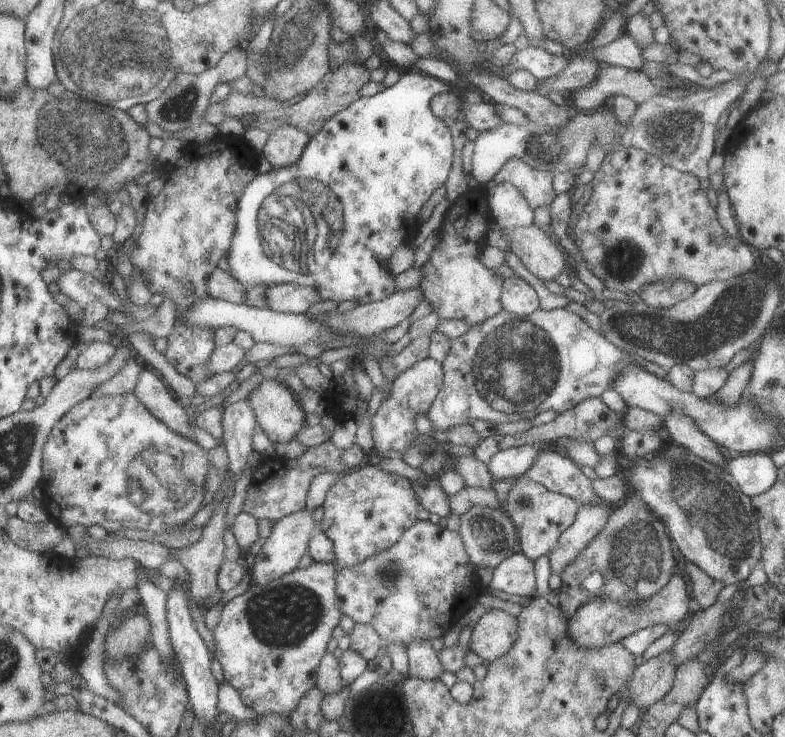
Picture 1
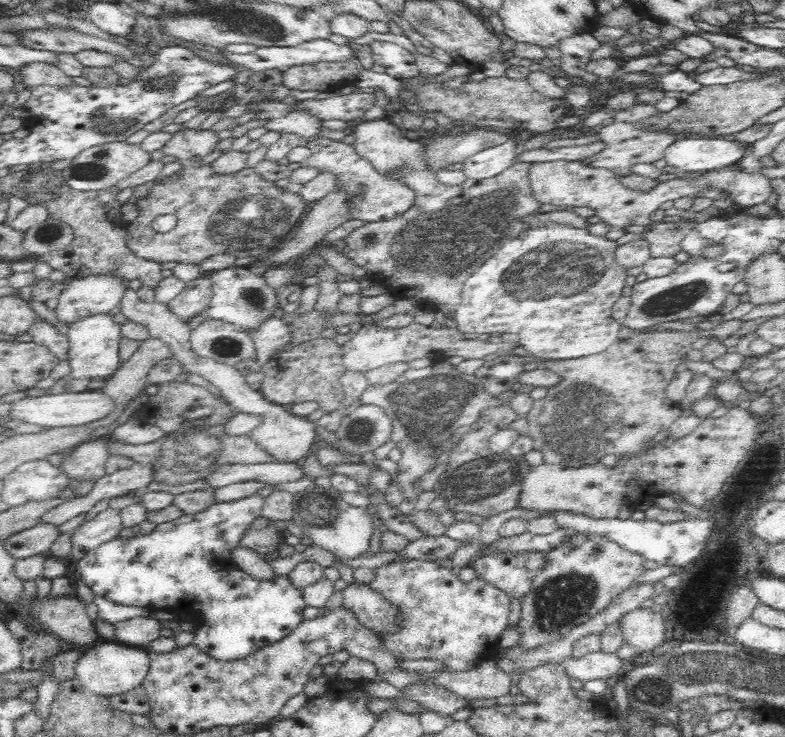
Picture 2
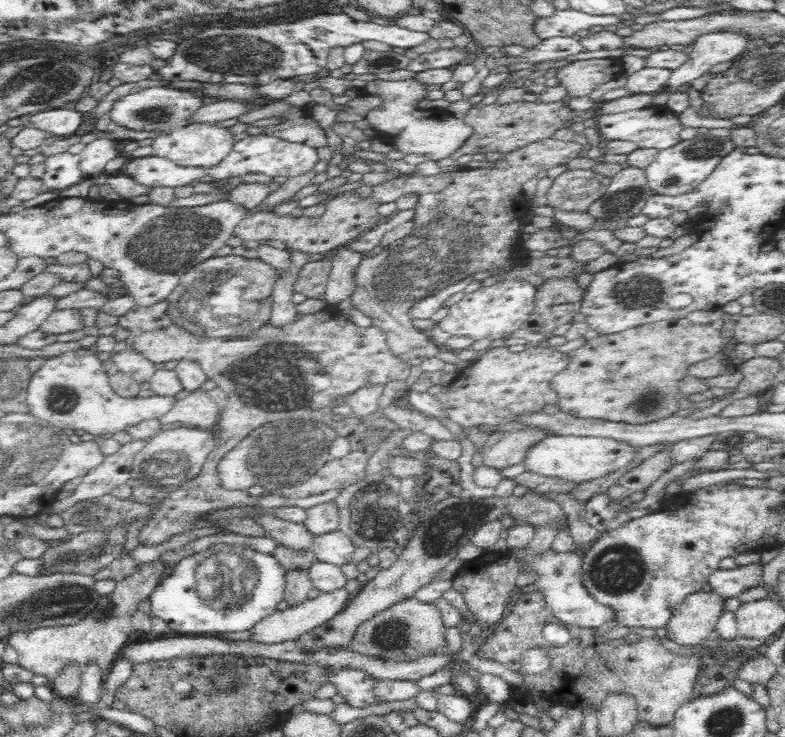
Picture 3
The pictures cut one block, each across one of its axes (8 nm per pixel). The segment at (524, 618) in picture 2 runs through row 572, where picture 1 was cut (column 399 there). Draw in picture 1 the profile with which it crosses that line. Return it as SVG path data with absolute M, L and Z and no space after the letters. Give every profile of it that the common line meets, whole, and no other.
M417 520L410 528L408 528L408 530L405 530L400 535L400 538L391 547L378 551L376 554L369 556L361 563L355 564L350 568L344 567L343 569L338 569L338 604L341 611L344 611L346 616L350 616L355 623L372 625L381 636L382 643L394 641L403 642L404 645L407 645L414 641L424 640L424 638L428 638L428 641L430 641L432 638L442 638L442 636L445 635L445 632L452 626L452 622L456 620L456 616L462 614L464 608L468 608L468 606L462 606L462 604L460 604L460 602L462 602L462 590L460 590L460 588L470 590L470 588L474 586L474 580L476 580L476 578L474 578L474 563L467 552L466 544L463 543L461 532L450 531L447 527L443 528L439 524L434 524L429 520Z

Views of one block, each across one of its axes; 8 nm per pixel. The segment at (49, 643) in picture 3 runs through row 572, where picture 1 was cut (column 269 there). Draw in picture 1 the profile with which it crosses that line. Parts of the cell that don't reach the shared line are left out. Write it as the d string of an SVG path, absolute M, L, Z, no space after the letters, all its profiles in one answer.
M279 126L268 134L261 156L270 162L272 168L279 169L298 160L310 137L297 126Z

